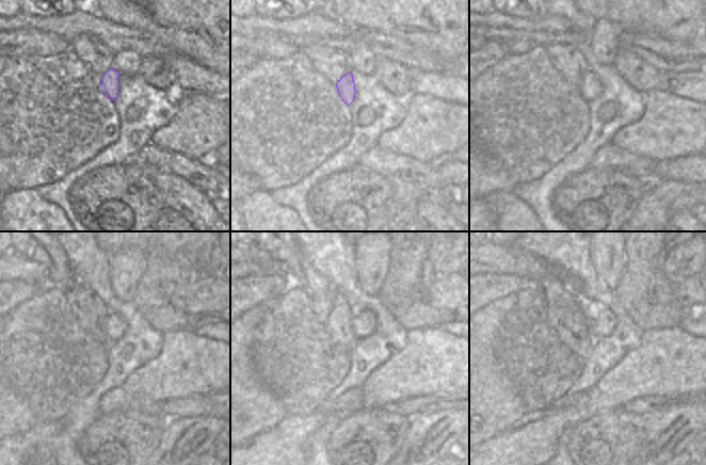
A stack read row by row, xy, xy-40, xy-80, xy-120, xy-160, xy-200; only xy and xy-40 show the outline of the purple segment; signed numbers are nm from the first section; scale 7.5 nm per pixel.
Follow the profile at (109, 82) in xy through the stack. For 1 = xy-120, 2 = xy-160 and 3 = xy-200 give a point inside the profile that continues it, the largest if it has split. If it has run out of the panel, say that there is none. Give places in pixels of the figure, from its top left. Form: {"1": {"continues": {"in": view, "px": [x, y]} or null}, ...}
{"1": {"continues": {"in": "xy-120", "px": [115, 325]}}, "2": {"continues": {"in": "xy-160", "px": [365, 322]}}, "3": {"continues": {"in": "xy-200", "px": [603, 325]}}}

